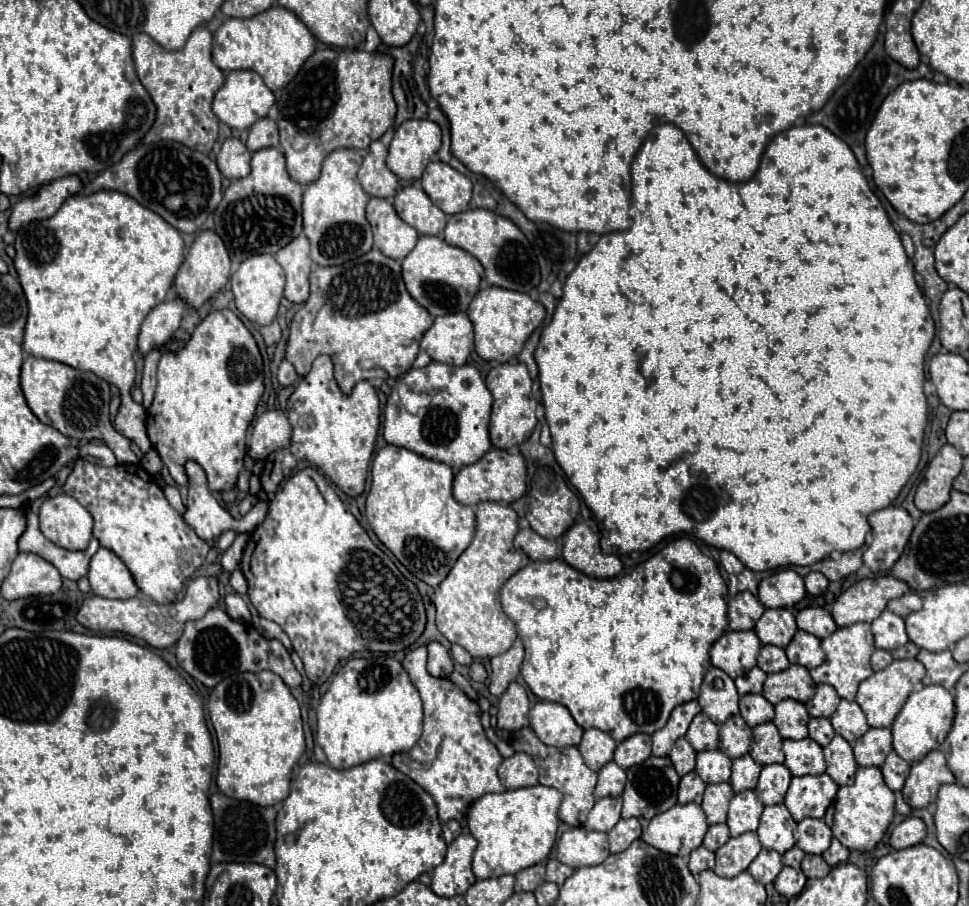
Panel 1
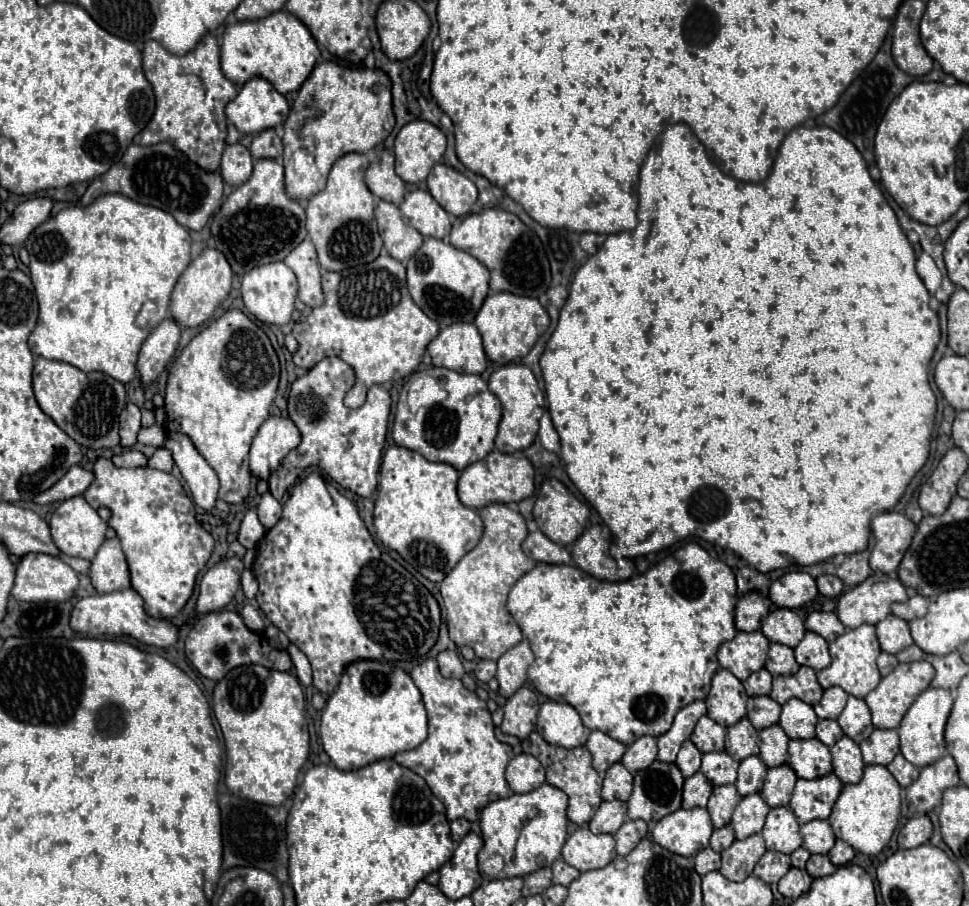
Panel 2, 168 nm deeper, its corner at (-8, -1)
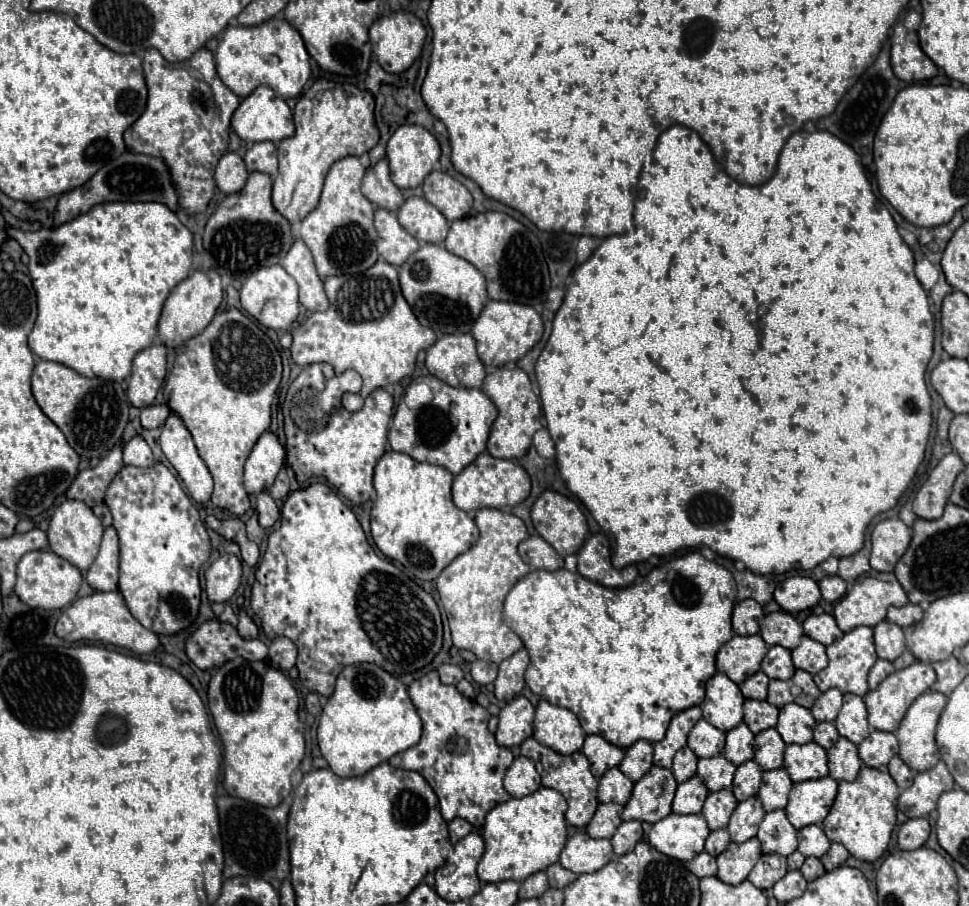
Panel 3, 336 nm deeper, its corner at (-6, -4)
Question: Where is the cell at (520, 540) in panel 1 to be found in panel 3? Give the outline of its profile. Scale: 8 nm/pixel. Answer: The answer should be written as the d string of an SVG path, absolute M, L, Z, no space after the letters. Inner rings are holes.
M529 537L519 545L519 555L529 563L533 569L545 569L545 571L557 571L563 567L563 557L557 555L557 551L545 543L541 537Z

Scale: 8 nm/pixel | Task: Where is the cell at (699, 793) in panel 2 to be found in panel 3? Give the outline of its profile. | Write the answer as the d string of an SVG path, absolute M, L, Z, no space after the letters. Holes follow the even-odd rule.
M691 777L689 781L685 781L677 787L677 793L673 799L673 813L679 813L679 815L701 813L707 795L709 795L709 791L707 791L705 783L699 777Z

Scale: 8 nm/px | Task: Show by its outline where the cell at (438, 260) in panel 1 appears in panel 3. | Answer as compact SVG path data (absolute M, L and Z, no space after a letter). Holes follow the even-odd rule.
M425 243L399 267L399 283L405 301L413 309L423 327L433 329L437 335L469 333L477 315L489 301L485 277L469 261L449 253L443 245Z

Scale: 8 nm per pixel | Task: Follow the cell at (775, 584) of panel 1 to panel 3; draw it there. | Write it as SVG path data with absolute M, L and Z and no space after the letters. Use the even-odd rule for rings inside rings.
M797 575L783 581L775 589L775 601L787 613L797 613L797 611L805 611L817 605L821 601L821 591L819 591L817 581L813 581L811 577Z

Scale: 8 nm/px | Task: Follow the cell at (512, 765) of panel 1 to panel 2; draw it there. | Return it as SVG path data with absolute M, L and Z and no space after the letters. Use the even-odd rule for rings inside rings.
M525 752L511 758L505 776L507 776L511 790L517 794L531 792L545 782L543 766L539 764L539 760L535 756L525 754Z

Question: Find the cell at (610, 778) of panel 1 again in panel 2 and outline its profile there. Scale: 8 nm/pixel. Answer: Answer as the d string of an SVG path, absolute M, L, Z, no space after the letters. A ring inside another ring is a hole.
M613 764L603 780L603 790L601 790L601 798L603 800L623 800L627 802L627 798L631 796L631 786L633 786L633 776L629 770L623 768L623 764Z

